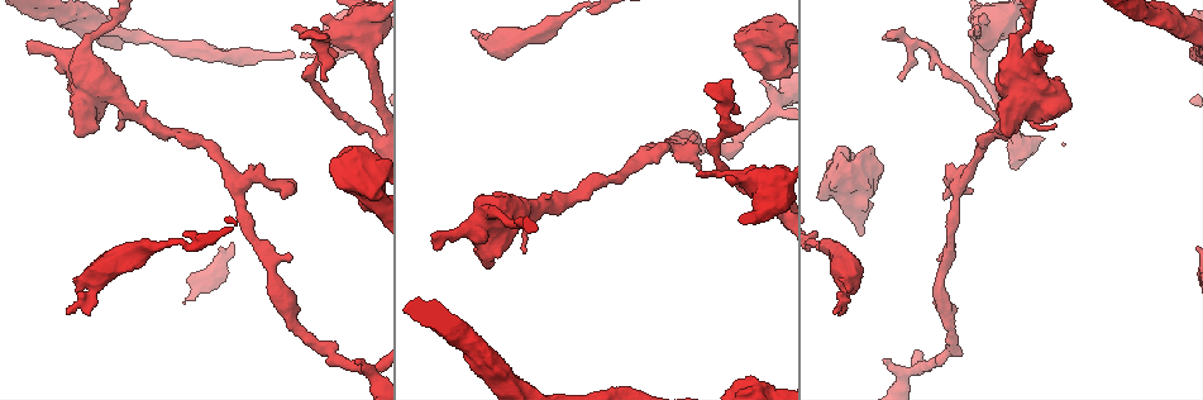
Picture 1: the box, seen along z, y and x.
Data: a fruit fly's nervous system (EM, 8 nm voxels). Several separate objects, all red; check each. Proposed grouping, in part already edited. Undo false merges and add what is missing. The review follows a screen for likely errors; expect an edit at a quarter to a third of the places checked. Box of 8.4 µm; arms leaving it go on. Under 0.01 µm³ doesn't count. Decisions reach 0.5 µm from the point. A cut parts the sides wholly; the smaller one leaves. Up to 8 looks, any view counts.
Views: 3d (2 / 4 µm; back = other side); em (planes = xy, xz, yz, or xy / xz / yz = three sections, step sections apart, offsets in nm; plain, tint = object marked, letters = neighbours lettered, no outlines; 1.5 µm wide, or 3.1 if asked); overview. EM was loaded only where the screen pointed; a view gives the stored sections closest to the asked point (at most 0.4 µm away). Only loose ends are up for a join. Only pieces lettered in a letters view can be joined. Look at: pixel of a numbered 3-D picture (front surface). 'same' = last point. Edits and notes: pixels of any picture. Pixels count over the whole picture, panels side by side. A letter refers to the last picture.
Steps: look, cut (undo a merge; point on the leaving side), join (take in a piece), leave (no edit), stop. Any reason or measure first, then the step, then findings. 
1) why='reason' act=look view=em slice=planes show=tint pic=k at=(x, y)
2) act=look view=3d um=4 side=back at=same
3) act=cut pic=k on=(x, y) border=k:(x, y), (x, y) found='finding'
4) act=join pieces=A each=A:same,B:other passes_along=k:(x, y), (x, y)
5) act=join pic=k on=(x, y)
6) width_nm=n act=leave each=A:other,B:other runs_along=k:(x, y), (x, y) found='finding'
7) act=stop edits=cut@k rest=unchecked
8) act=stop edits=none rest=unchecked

why='free end' act=look view=3d um=4 pic=1 at=(31, 51)

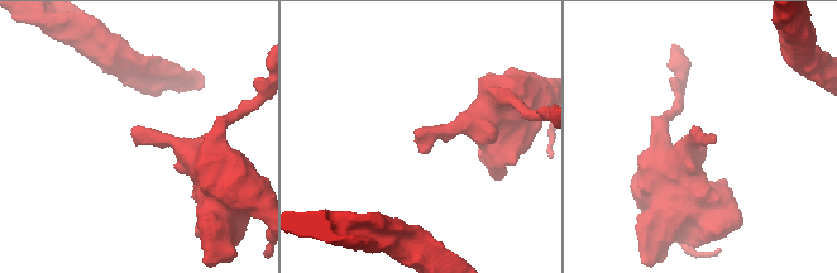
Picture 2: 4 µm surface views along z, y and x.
act=look view=em slice=yz step=4 show=letters pic=2 at=(137, 138)

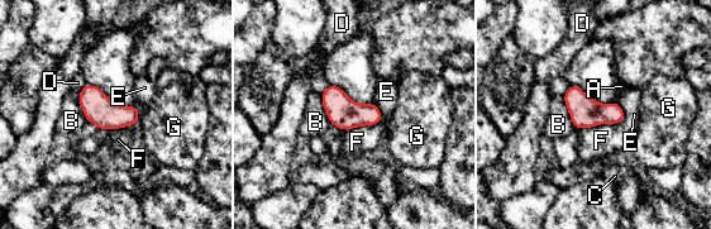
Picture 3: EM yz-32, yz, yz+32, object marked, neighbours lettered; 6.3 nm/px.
why='cut it another way' act=look view=em slice=planes show=letters at=same

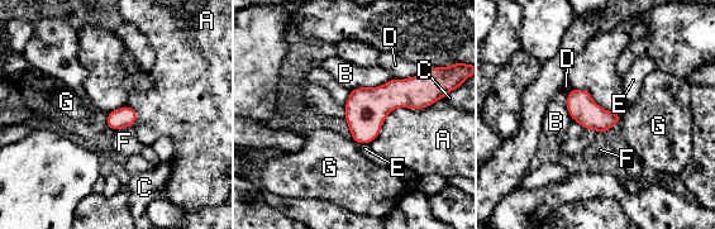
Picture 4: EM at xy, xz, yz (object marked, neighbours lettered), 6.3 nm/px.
longest_contact=A:550nm act=leave each=A:other,B:other,C:other,D:other,E:other,F:other,G:other border=4:(132, 125), (114, 132) found='none of them fits'

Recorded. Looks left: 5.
why='branch stops here' act=look view=em slice=planes show=tint pic=1 at=(524, 250)

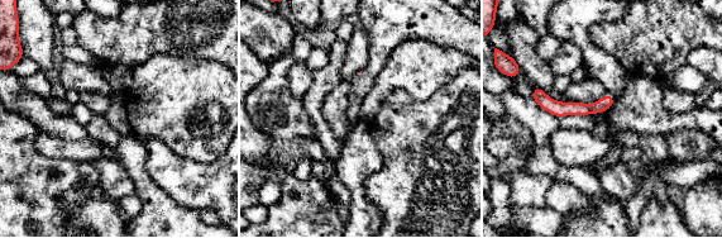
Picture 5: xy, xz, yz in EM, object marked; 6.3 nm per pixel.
why='see the neighbours' act=look view=em slice=planes show=letters at=same

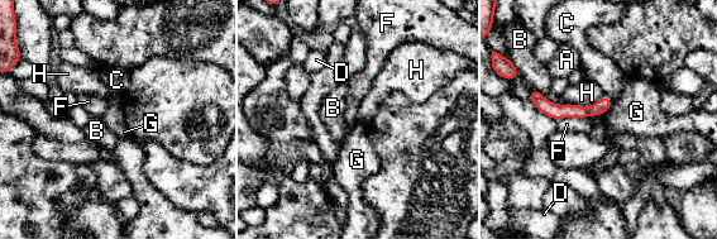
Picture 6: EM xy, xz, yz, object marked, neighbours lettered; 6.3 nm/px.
act=leave each=A:other,B:other,C:other,D:other,F:other,G:other,H:other border=6:(587, 116), (563, 116), (557, 122) found='no lettered piece goes on from it'

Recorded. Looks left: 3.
why='calibre changes' act=look view=3d um=2 pic=1 at=(363, 128)

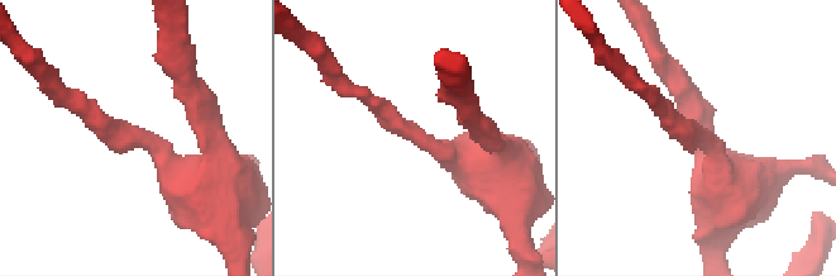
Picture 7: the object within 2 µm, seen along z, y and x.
why='now the EM' act=look view=em slice=planes show=letters pic=7 at=(695, 130)

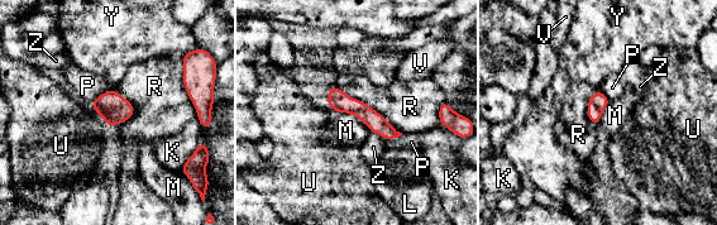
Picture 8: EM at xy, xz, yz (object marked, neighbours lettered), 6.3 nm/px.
width_nm=120 longest_contact=R:550nm act=leave each=K:other,L:other,M:other,P:other,R:other,U:other,V:other,Y:other,Z:other found='all the same neuron'

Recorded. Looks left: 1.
act=stop edits=none rest=unchecked

